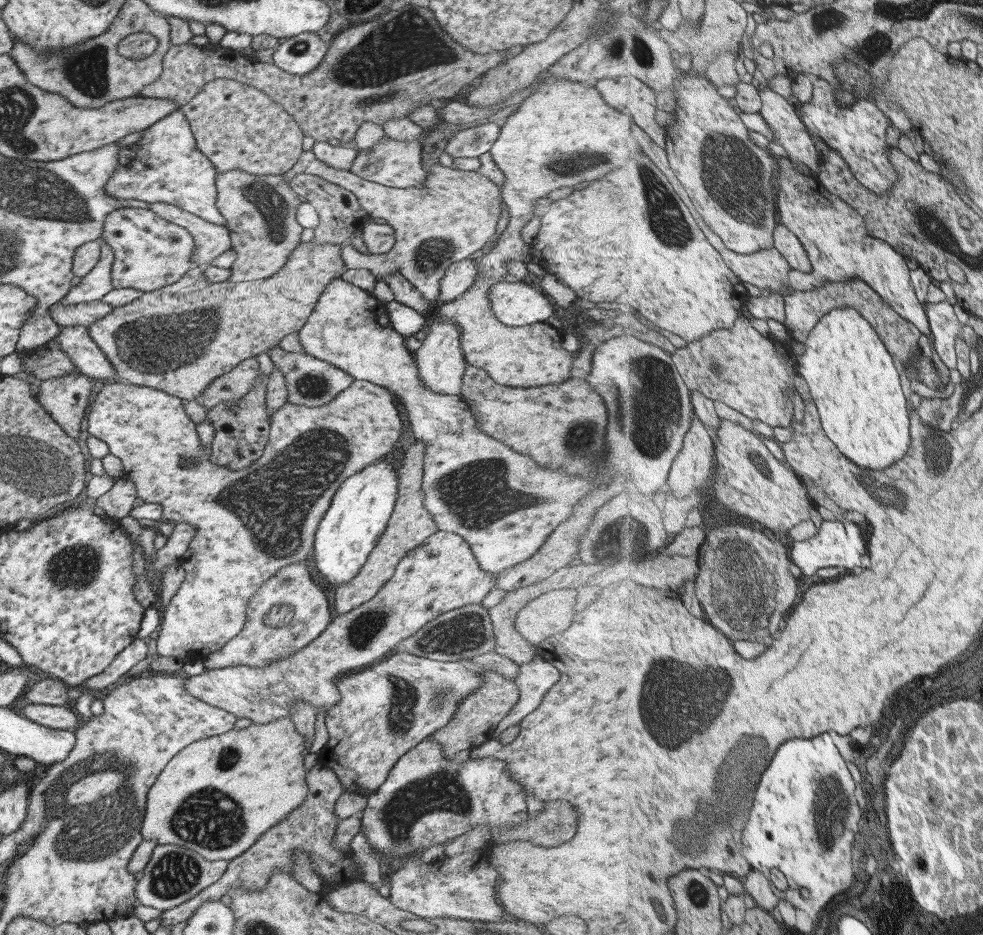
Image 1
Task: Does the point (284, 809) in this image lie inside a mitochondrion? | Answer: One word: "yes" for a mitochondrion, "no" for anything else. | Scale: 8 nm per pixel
no

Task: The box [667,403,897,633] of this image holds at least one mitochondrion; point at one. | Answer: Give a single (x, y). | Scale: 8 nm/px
(863, 487)

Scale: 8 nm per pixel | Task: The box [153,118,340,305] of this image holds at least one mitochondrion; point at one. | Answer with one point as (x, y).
(270, 203)

